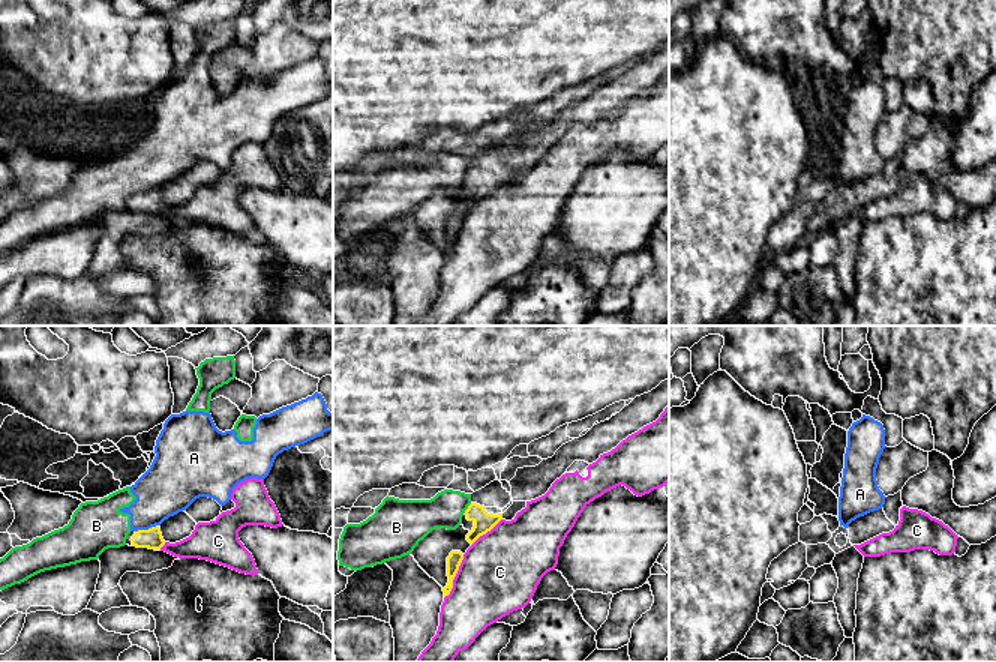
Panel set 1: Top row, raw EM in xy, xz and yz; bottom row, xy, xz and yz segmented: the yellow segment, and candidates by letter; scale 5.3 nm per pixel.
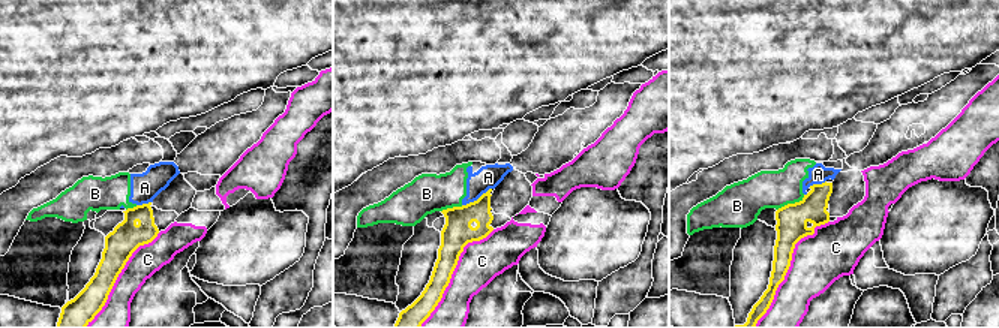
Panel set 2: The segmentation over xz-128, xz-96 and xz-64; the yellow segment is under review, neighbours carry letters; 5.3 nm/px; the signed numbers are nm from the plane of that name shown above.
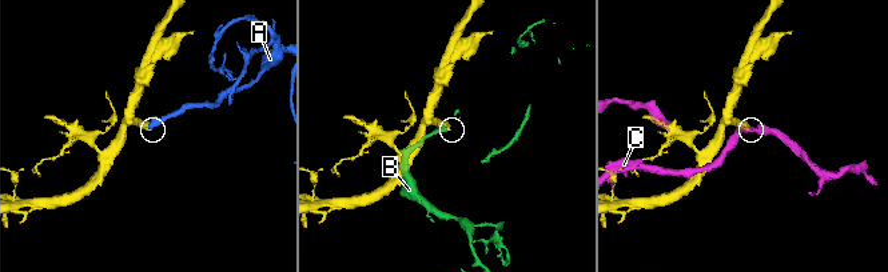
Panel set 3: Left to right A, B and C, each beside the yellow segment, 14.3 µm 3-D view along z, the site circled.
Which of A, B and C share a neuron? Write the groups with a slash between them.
A B / C

